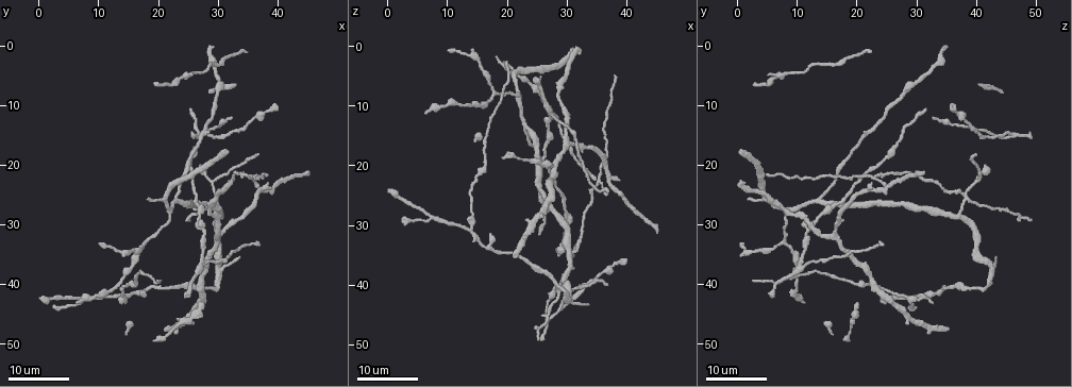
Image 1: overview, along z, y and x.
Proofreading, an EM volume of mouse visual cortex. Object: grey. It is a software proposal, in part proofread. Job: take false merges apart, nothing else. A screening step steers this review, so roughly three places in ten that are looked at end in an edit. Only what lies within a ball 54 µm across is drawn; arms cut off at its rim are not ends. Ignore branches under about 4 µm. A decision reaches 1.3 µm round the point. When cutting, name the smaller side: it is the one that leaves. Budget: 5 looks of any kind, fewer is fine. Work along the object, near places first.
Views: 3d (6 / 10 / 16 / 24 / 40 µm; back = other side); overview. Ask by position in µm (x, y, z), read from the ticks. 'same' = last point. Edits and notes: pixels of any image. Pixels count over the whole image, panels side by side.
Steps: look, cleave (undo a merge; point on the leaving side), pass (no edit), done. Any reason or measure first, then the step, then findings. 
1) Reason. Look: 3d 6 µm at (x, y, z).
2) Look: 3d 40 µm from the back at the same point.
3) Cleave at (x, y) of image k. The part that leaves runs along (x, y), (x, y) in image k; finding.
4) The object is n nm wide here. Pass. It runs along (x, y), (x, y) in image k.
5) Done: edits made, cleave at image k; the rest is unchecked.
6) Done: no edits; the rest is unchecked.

Three-way junction. Look: 3d 16 µm at (23.0, 26.0, 14.0).

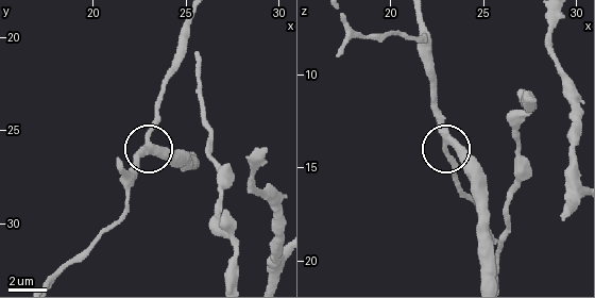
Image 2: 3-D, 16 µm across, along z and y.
Look: 3d 10 µm at (22.8, 25.4, 13.8).

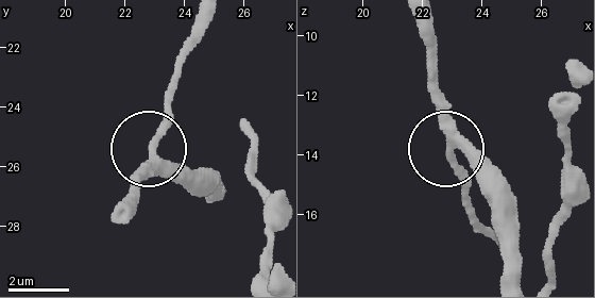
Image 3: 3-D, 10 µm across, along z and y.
The side arm is 31 µm long. Pass. It runs along (517, 275), (508, 199), (452, 143), (434, 79) in image 3; continuous, no second cell.

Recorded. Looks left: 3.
Three-way junction. Look: 3d 16 µm at (14.0, 42.5, 31.0).

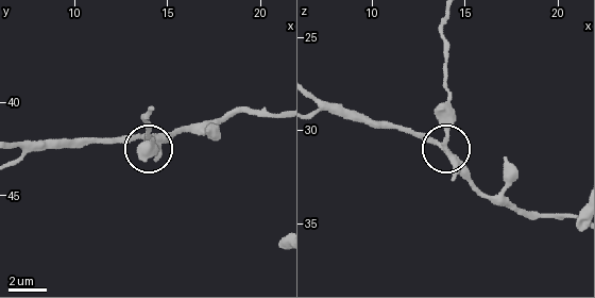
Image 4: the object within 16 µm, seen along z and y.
Look: 3d 6 µm at the same point.

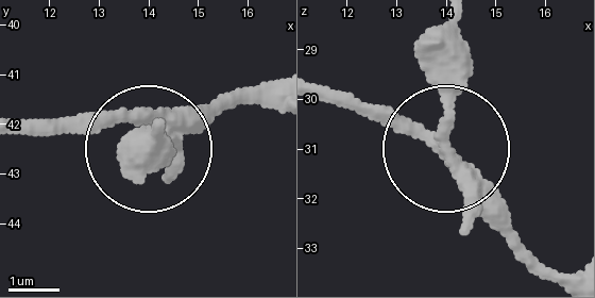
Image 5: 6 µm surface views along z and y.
Cleave at (446, 106) of image 5. The part that leaves runs along (469, 175), (443, 128), (456, 27) in image 5; two cells meet here.

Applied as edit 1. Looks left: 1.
Done: edits made, cleave at image 5; the rest is unchecked.

